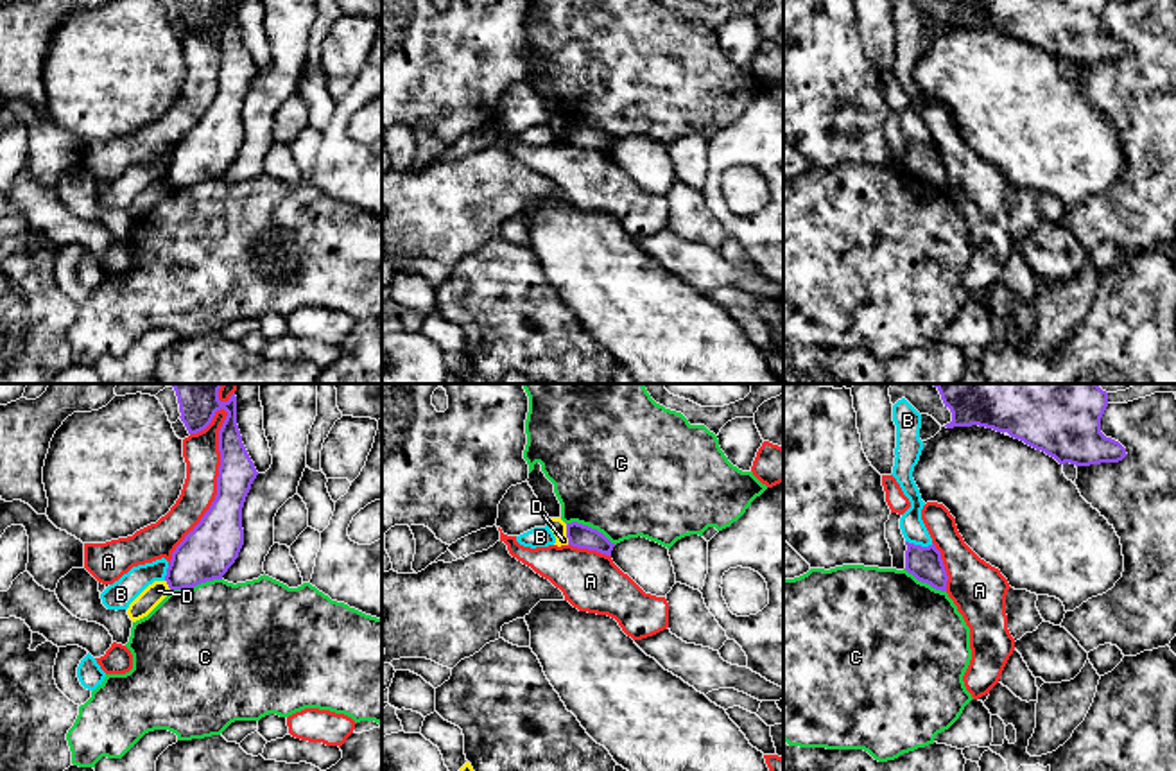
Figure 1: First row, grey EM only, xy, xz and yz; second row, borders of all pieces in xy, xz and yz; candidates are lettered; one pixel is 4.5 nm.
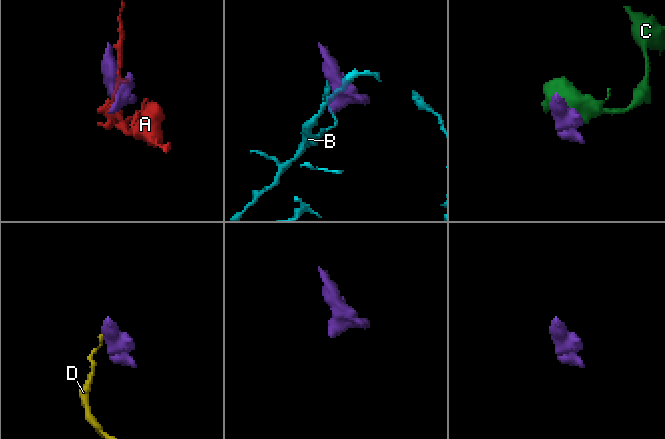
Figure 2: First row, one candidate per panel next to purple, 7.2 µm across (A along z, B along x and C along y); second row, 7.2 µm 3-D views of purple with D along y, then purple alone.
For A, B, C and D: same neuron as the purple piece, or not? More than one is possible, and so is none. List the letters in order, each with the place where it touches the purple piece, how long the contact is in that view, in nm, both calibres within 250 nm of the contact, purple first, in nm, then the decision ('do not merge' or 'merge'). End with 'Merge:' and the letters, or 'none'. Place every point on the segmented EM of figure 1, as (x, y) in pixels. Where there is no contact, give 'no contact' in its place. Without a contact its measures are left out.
A: contact xy (217, 486); length 750 nm; calibres 220 and 160 nm; do not merge
B: contact yz (920, 545); length 130 nm; calibres 150 and 110 nm; do not merge
C: contact xy (196, 585); length 240 nm; calibres 240 and 500 nm; do not merge
D: contact xz (567, 535); length 100 nm; calibres 110 and 70 nm; do not merge
Merge: none

